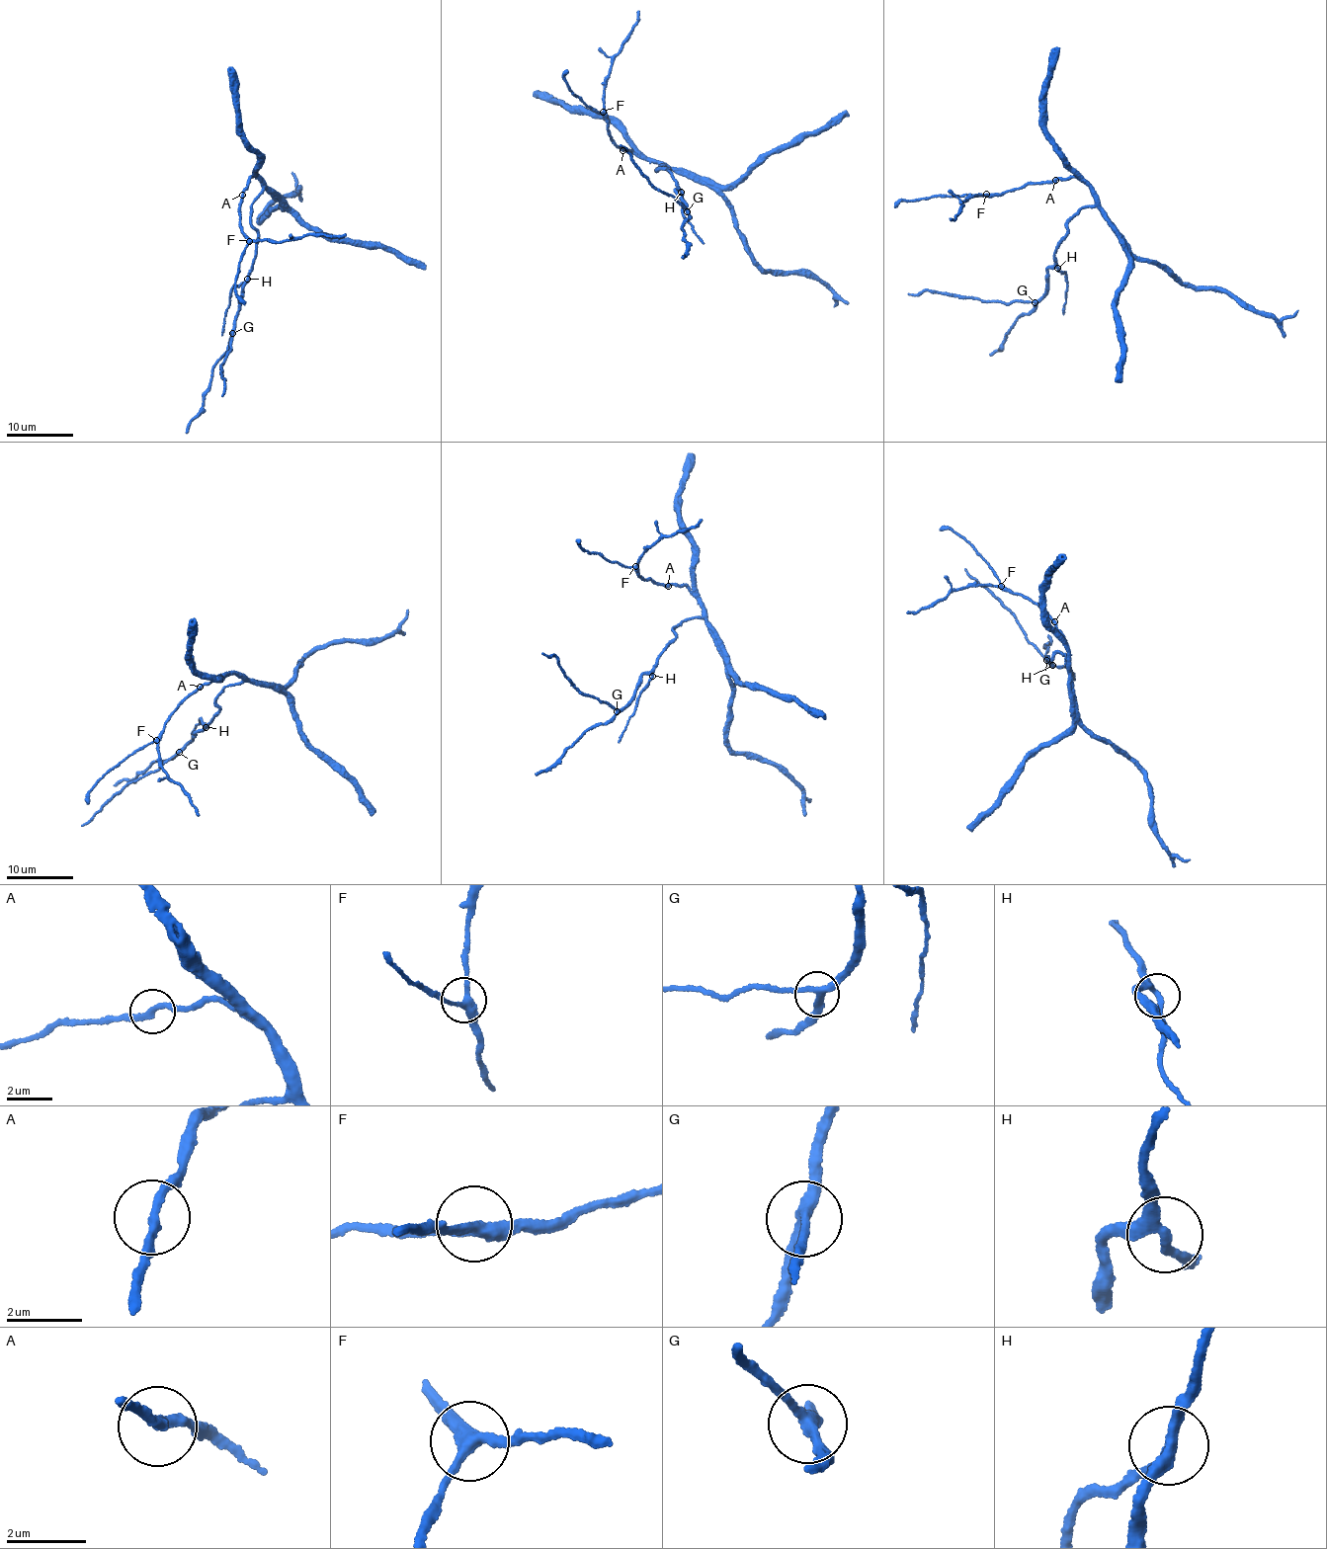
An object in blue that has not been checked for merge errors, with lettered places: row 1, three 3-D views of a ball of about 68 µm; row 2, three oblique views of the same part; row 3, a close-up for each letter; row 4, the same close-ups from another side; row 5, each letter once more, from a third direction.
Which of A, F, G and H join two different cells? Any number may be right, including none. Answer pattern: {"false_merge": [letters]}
{"false_merge": []}

